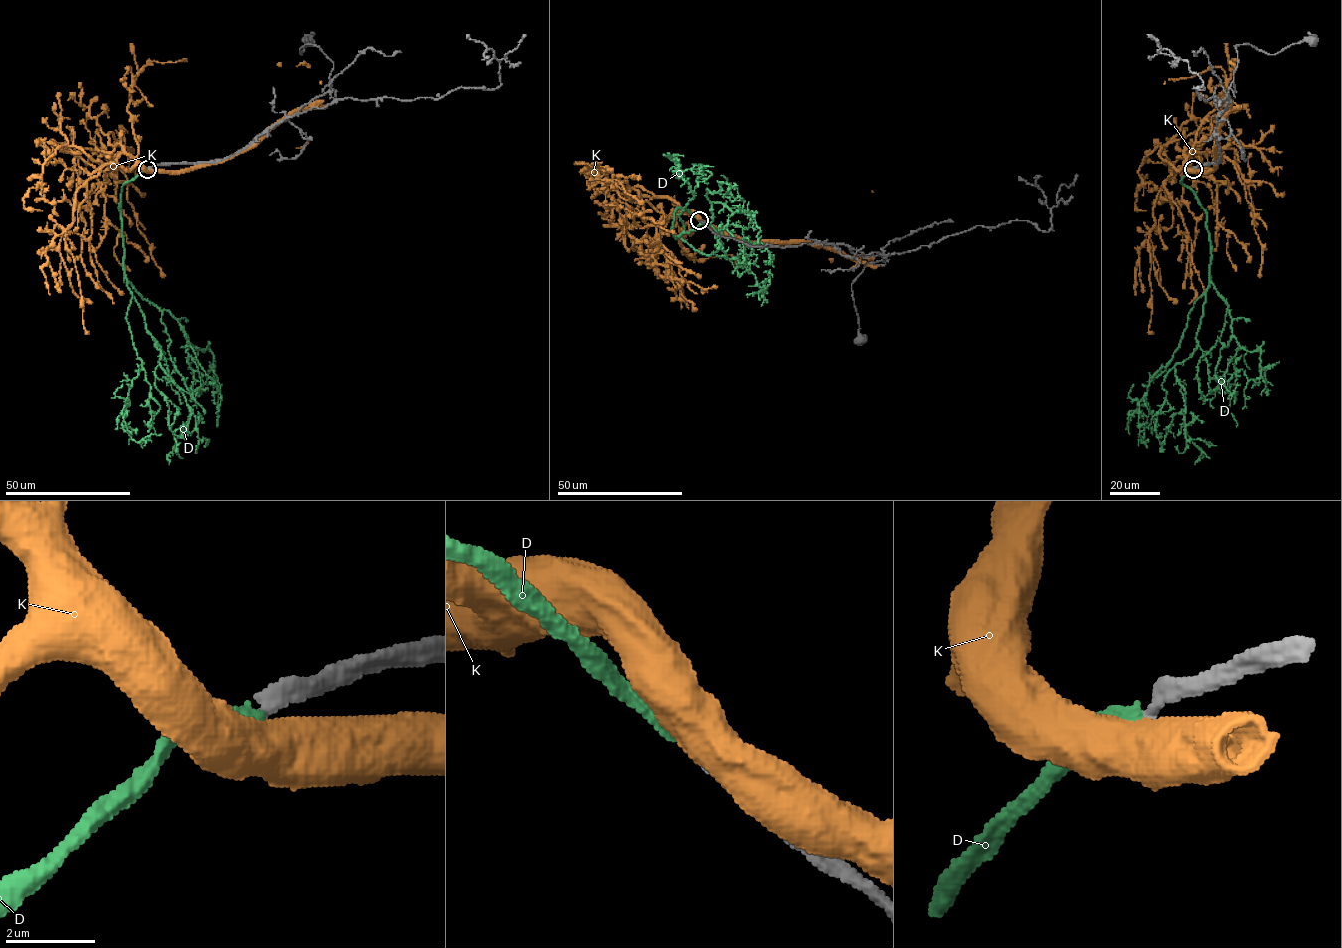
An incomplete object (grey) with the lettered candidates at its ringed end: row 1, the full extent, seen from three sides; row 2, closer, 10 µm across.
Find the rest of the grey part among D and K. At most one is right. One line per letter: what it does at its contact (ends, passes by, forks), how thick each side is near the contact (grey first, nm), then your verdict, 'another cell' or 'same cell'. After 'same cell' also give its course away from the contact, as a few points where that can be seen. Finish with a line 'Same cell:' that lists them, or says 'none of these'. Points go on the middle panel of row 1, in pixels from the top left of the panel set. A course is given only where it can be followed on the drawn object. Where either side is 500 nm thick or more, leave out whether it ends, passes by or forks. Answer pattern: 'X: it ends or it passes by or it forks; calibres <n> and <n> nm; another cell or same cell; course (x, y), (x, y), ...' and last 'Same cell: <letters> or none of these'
D: it ends; calibres 360 and 280 nm; another cell
K: calibres 360 and 750 nm; another cell
Same cell: none of these

